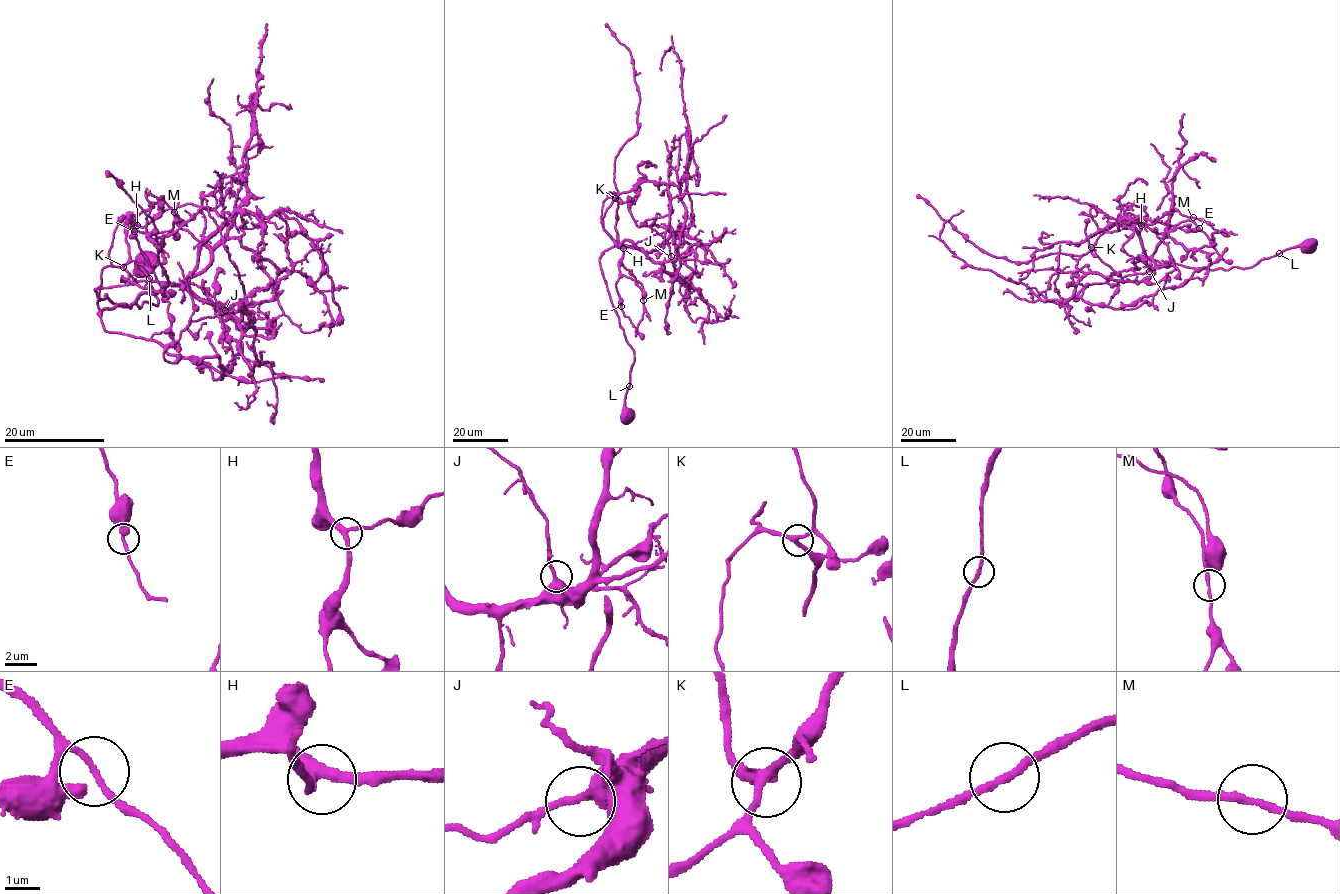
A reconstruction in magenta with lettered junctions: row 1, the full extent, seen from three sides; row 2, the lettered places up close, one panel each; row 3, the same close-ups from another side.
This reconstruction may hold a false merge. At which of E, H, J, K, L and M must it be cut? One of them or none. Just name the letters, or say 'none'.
none

